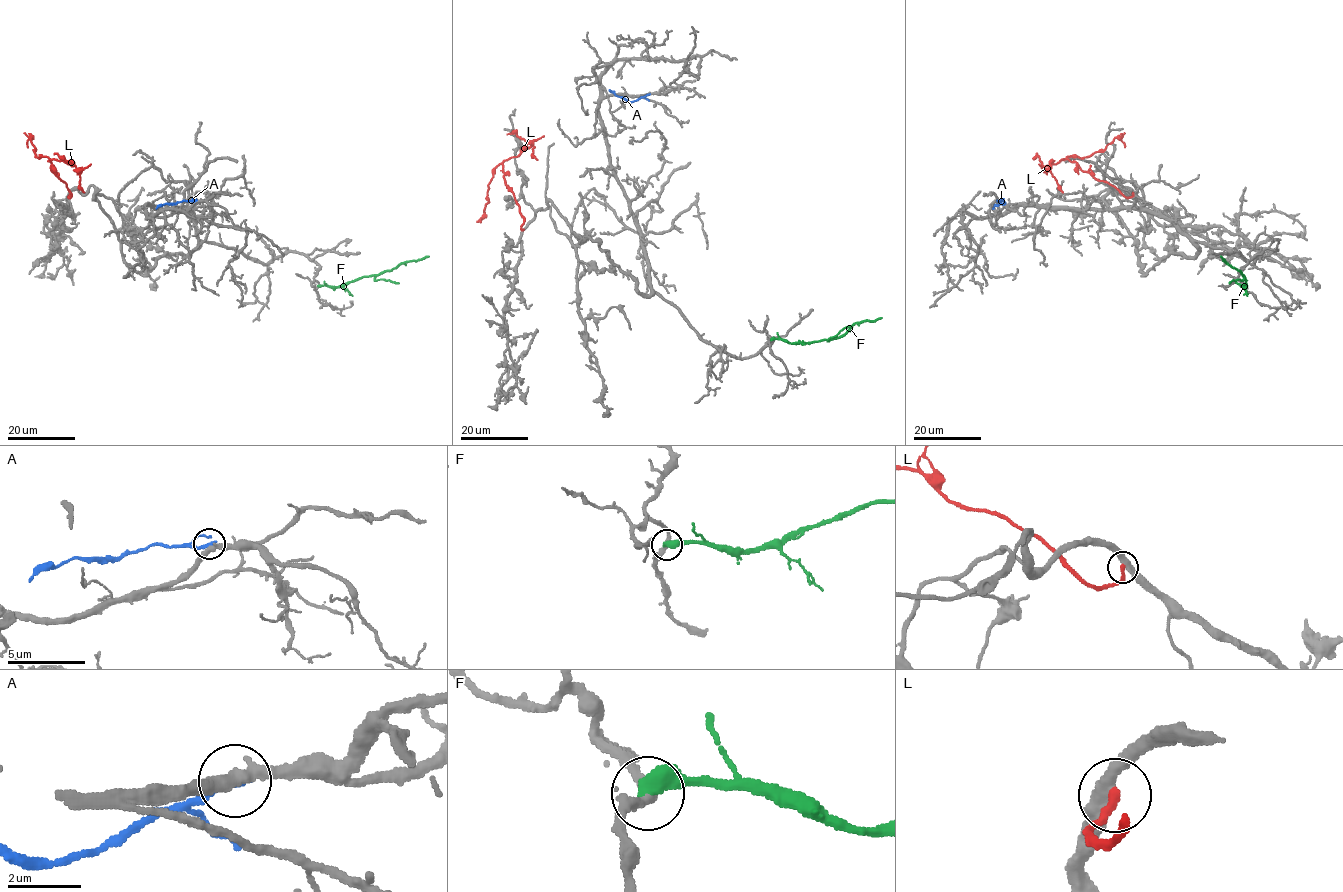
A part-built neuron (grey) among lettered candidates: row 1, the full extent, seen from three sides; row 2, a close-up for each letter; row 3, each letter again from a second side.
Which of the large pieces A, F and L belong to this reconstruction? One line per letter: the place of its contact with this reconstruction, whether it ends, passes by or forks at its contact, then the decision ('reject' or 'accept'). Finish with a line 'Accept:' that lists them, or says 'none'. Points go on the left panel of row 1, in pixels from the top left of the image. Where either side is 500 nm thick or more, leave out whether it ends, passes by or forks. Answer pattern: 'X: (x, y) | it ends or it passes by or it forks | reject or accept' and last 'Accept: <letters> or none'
A: (195, 200) | it ends | reject
F: (318, 286) | it ends | reject
L: (70, 193) | it ends | reject
Accept: none

